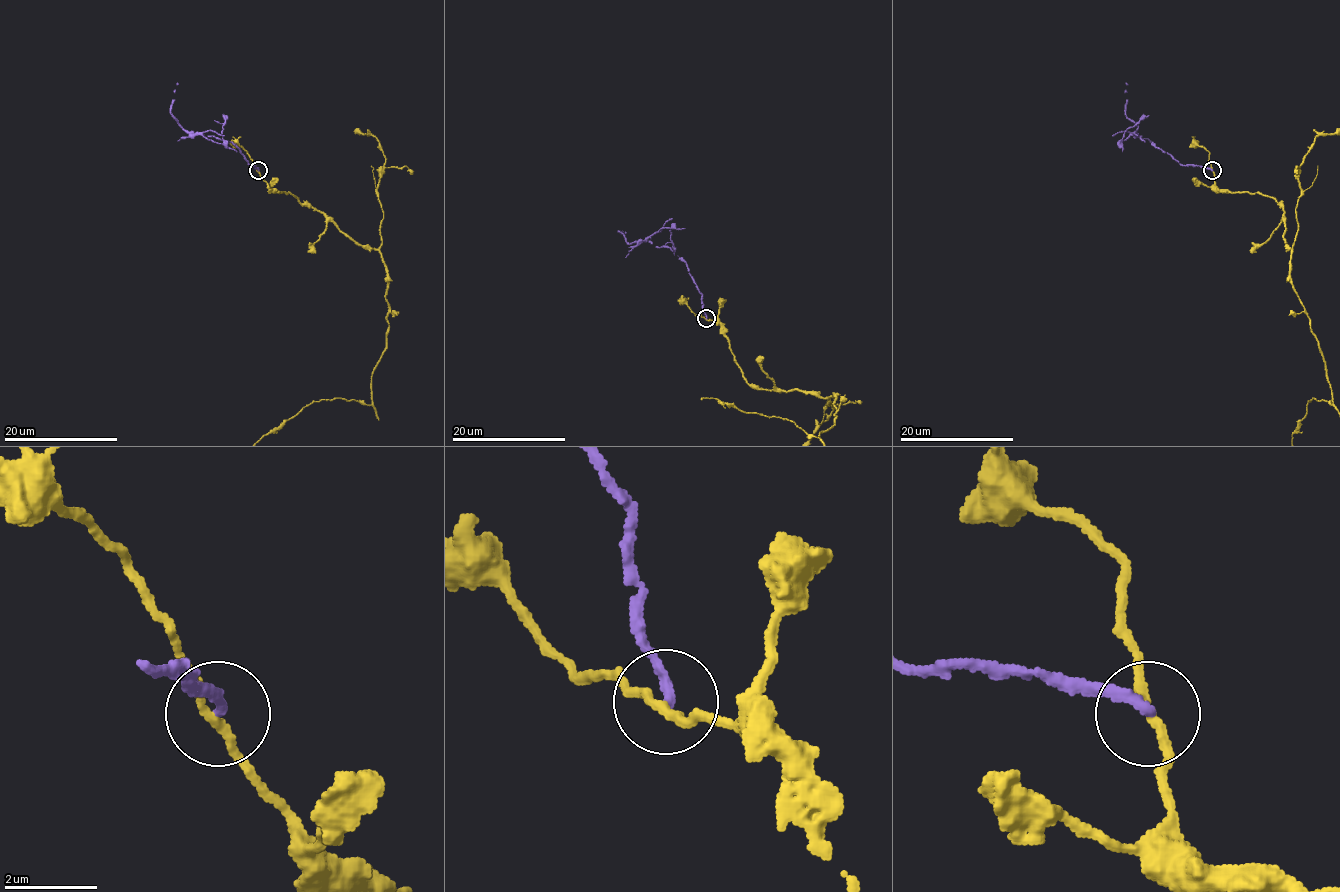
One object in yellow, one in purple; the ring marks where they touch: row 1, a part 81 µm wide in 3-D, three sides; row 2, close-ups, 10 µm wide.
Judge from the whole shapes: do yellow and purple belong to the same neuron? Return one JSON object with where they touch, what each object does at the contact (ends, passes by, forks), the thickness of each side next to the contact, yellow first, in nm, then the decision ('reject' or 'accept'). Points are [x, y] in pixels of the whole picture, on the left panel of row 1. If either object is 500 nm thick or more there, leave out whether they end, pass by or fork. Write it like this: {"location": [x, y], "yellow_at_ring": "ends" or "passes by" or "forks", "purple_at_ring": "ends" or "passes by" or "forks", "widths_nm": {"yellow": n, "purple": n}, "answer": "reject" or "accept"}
{"location": [258, 170], "yellow_at_ring": "passes by", "purple_at_ring": "ends", "widths_nm": {"yellow": 200, "purple": 240}, "answer": "reject"}

